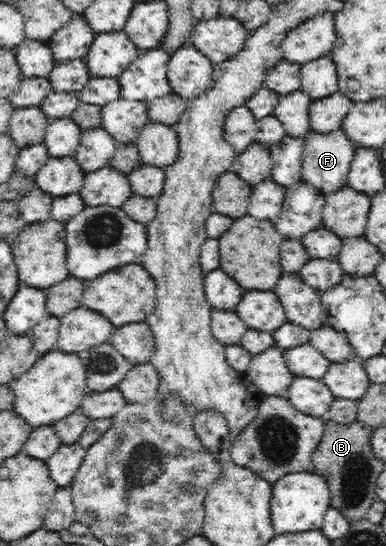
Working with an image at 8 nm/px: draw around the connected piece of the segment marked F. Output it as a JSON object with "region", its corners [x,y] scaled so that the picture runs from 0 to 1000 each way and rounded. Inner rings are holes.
{"region":[[[886,238],[845,249],[801,244],[785,278],[782,333],[839,355],[891,344],[917,273]]]}

